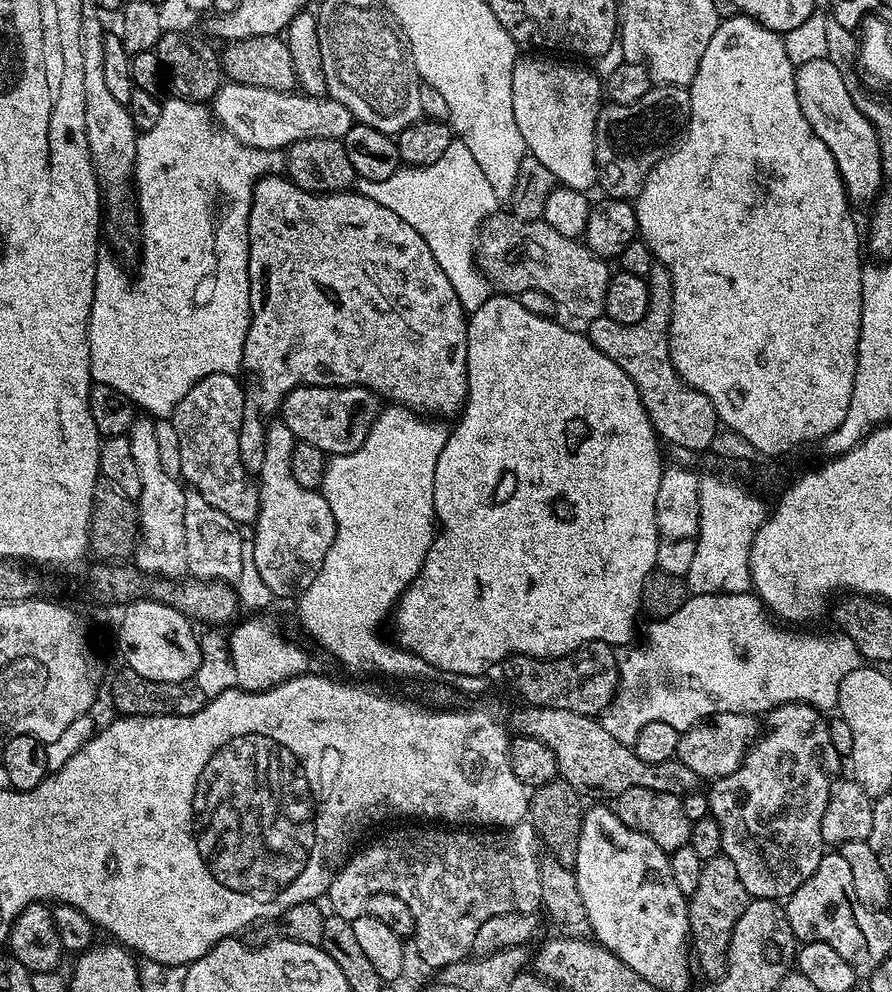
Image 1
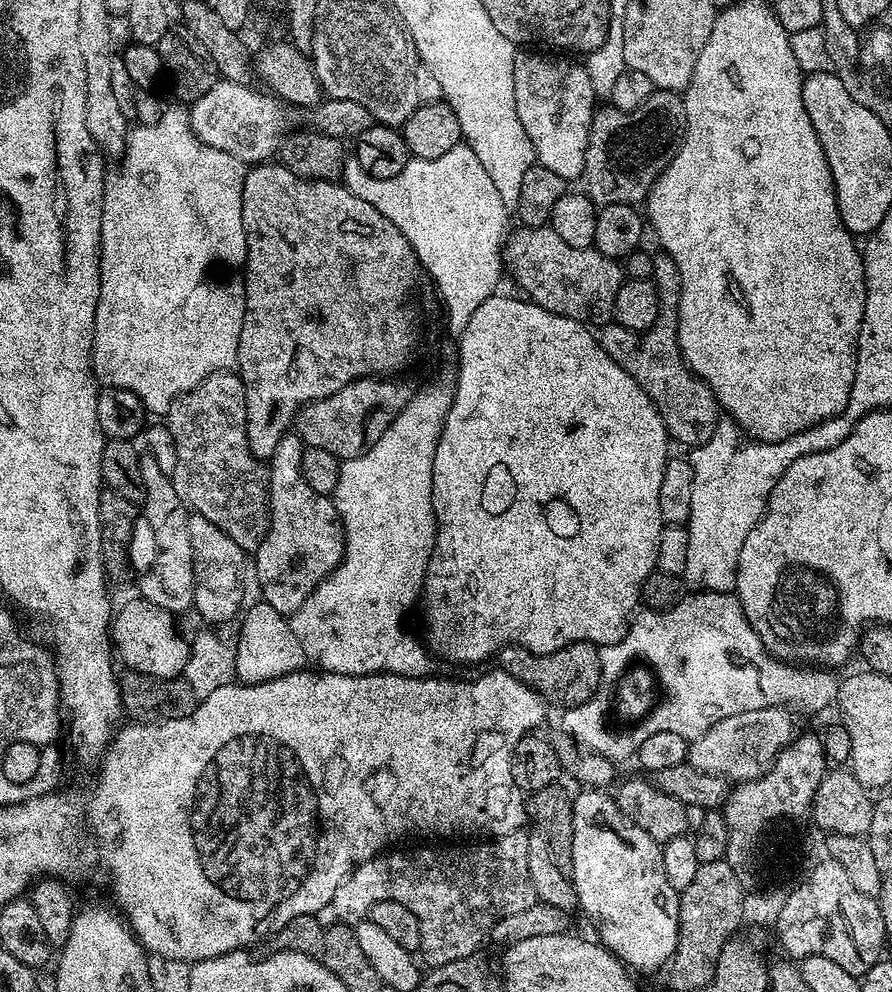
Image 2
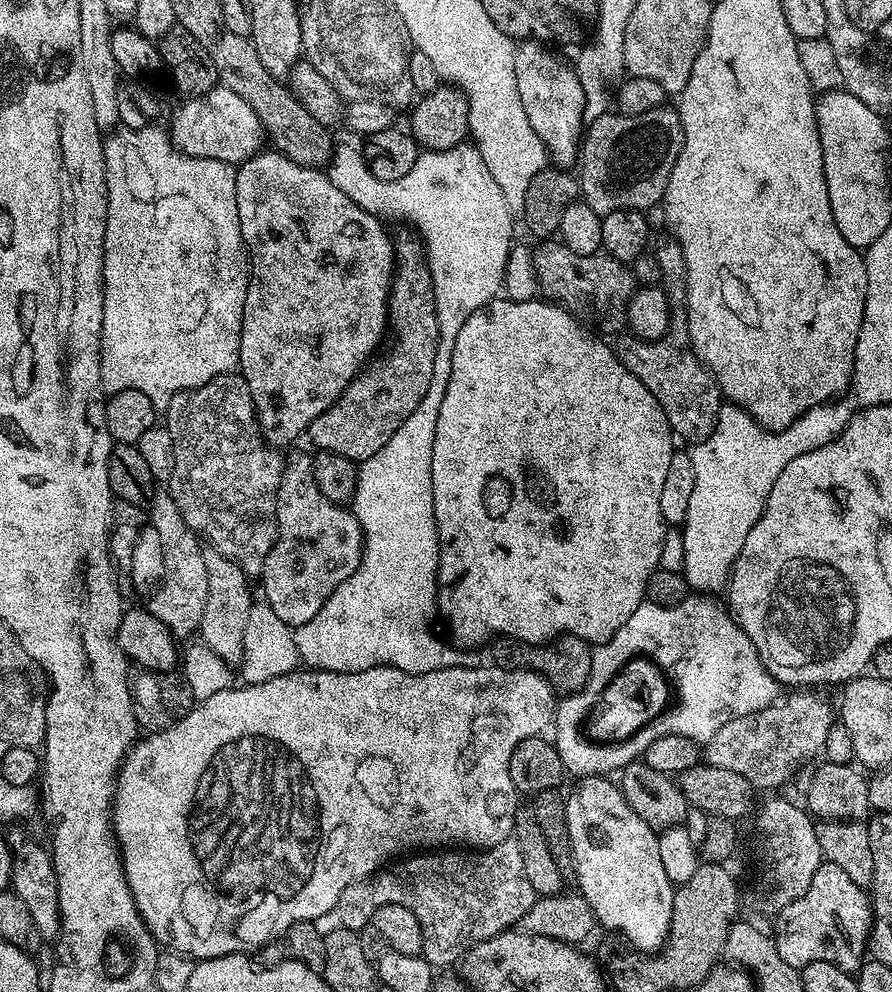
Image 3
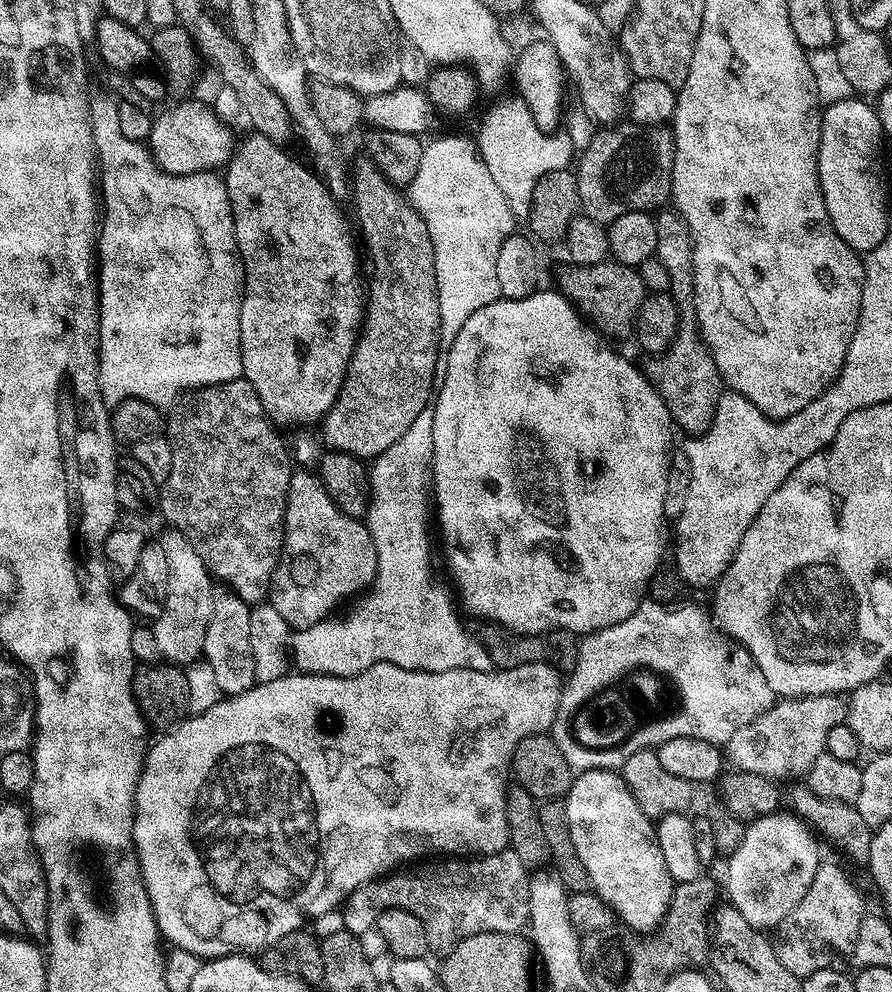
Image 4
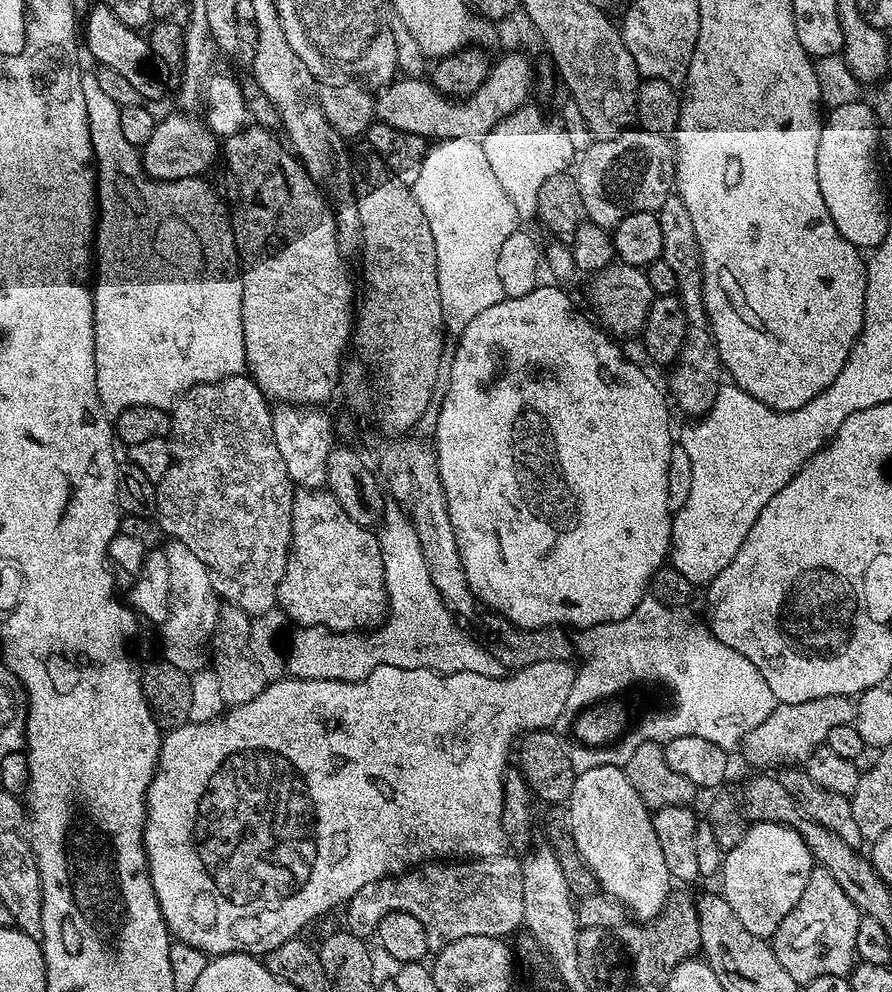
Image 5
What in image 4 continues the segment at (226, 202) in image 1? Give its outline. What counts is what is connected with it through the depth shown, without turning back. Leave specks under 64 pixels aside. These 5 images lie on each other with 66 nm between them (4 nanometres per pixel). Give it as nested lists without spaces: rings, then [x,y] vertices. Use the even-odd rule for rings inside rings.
[[[108,96],[91,97],[88,105],[88,115],[92,118],[92,137],[94,138],[94,146],[96,147],[96,158],[98,161],[98,188],[102,193],[102,219],[98,224],[98,291],[100,293],[100,393],[105,404],[115,406],[121,404],[124,400],[130,398],[138,398],[150,402],[154,407],[161,410],[167,409],[176,403],[178,397],[193,389],[205,388],[211,384],[221,384],[222,382],[230,382],[231,380],[239,380],[244,375],[244,367],[242,366],[242,350],[240,349],[240,297],[244,295],[244,266],[240,263],[240,253],[236,251],[236,235],[234,234],[235,218],[232,217],[232,207],[230,206],[230,198],[228,197],[228,188],[224,185],[223,175],[217,174],[215,171],[210,172],[194,172],[185,176],[173,176],[169,172],[156,164],[151,151],[141,141],[126,138],[126,134],[122,134],[118,123],[118,103],[115,99],[111,100]]]

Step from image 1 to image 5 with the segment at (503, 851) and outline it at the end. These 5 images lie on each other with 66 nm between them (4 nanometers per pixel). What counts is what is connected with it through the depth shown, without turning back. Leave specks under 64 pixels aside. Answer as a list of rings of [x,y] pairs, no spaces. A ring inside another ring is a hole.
[[[511,854],[491,856],[485,860],[469,859],[467,862],[424,862],[415,868],[408,869],[394,876],[383,876],[370,886],[362,886],[358,894],[348,899],[343,909],[347,931],[361,938],[372,938],[376,935],[378,922],[391,912],[414,914],[422,926],[426,926],[429,941],[443,946],[449,941],[471,935],[490,935],[508,938],[516,927],[523,925],[523,870],[521,861]]]

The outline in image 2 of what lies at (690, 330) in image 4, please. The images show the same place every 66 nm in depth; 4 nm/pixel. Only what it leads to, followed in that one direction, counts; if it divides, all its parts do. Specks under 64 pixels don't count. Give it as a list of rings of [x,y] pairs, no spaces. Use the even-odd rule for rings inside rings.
[[[662,250],[652,257],[654,274],[652,280],[656,285],[656,293],[660,299],[661,319],[645,332],[626,330],[618,323],[609,322],[599,329],[598,339],[602,350],[610,354],[626,374],[630,374],[646,390],[646,394],[654,402],[662,422],[668,428],[669,437],[680,444],[695,446],[704,444],[714,434],[716,424],[722,419],[722,409],[716,403],[716,396],[705,380],[699,380],[684,363],[684,355],[678,346],[676,333],[676,311],[680,301],[680,279],[678,266],[674,266],[674,258],[670,258]]]

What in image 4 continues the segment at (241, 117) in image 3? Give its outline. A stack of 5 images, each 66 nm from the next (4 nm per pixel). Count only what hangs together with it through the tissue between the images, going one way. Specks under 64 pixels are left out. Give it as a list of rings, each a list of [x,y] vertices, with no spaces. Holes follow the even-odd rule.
[[[184,98],[173,106],[169,112],[157,115],[152,122],[152,132],[146,144],[156,164],[164,172],[173,176],[185,176],[194,172],[220,170],[232,159],[234,140],[232,132],[216,117],[212,108],[207,108],[200,100]]]

